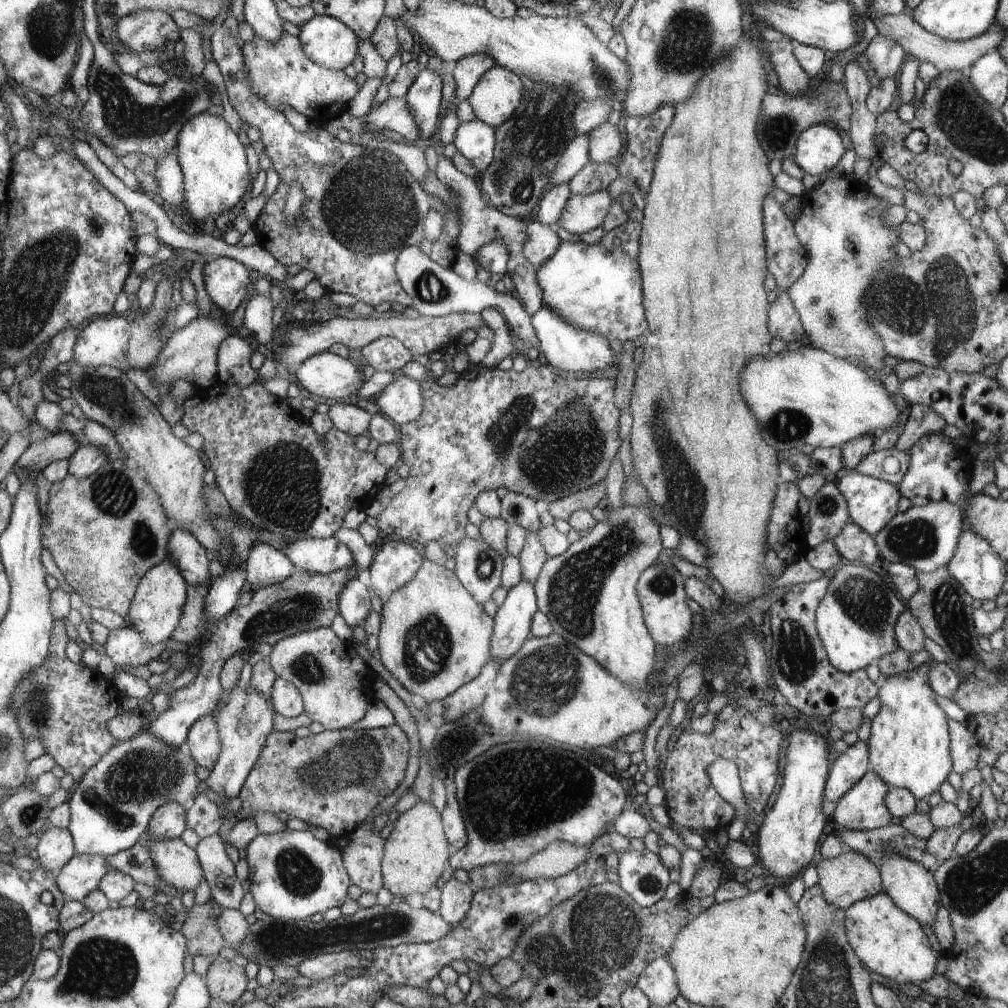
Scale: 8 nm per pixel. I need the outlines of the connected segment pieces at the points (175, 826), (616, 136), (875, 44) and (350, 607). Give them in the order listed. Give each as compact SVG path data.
M177 802L163 805L151 818L147 832L155 839L180 838L187 828L187 809Z
M610 122L594 127L594 130L588 133L588 142L590 142L588 156L596 163L617 163L625 148L624 133L621 127Z
M880 34L870 41L867 49L861 55L866 56L868 64L872 66L872 70L876 70L876 74L881 79L895 79L907 58L907 54L900 48L900 44L890 42L888 38L884 38Z
M352 578L350 582L346 582L338 598L338 608L340 615L350 628L355 628L370 616L371 596L371 590L358 578Z

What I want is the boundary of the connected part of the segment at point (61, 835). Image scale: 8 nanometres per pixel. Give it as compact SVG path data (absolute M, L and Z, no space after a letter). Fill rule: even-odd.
M49 827L39 833L39 842L35 849L38 852L38 863L46 870L59 871L75 857L74 836L67 828Z

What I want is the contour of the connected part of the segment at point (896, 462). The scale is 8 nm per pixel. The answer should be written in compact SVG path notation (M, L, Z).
M874 450L858 466L860 474L891 482L898 487L910 464L910 450Z

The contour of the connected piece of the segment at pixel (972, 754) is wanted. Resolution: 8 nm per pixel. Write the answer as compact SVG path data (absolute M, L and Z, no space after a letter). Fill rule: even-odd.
M948 718L948 730L950 734L950 754L952 754L952 766L954 772L964 774L976 769L983 750L980 740L970 730L966 730L962 723Z

